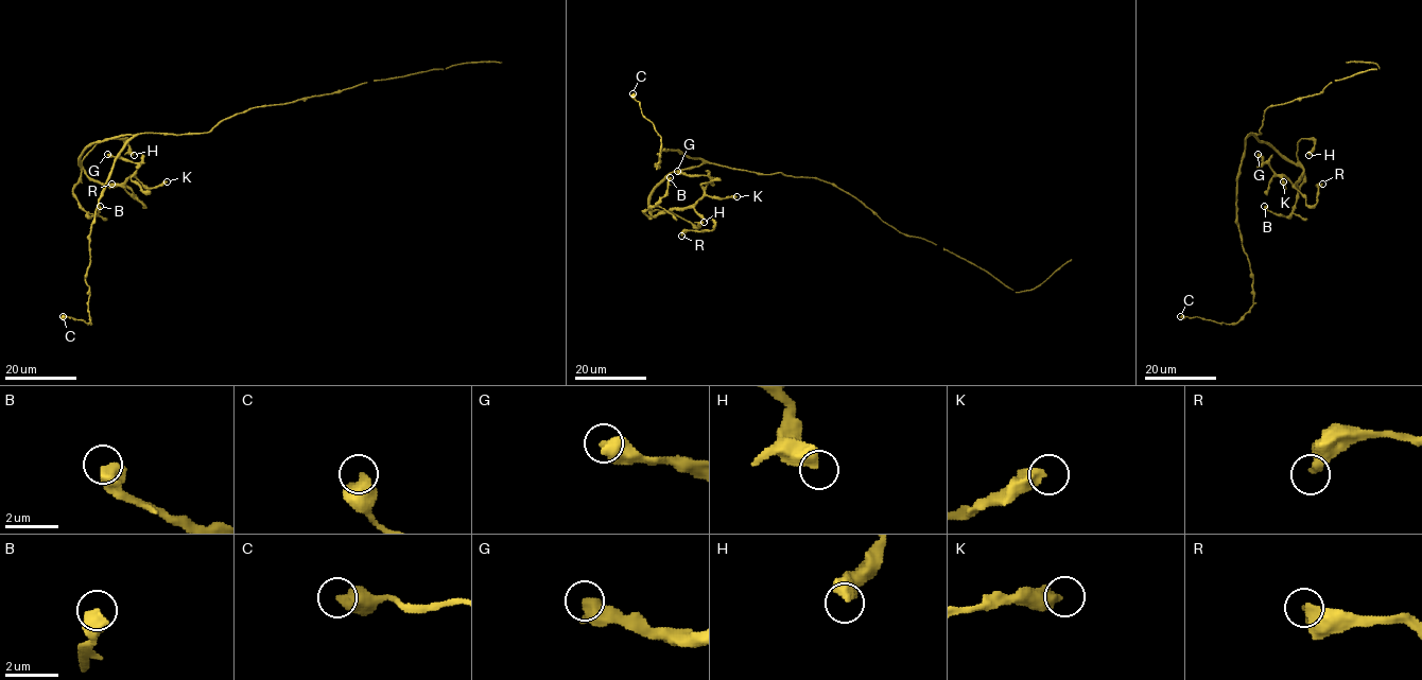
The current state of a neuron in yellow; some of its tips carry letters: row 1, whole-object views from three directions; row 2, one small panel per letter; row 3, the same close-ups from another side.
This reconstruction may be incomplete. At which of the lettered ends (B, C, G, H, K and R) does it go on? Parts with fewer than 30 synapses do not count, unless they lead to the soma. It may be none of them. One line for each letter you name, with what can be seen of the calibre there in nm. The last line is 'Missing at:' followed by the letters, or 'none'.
Missing at: none

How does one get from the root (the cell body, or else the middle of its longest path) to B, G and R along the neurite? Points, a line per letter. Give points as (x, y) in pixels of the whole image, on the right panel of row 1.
B: (1260, 132), (1249, 135), (1267, 141), (1303, 171), (1296, 208), (1289, 214), (1277, 214), (1264, 206)
G: (1260, 132), (1249, 135), (1267, 141), (1297, 163), (1303, 173), (1293, 185), (1263, 163), (1258, 154)
R: (1260, 132), (1249, 135), (1267, 141), (1303, 169), (1294, 186), (1308, 205), (1316, 203), (1317, 186), (1322, 184)

